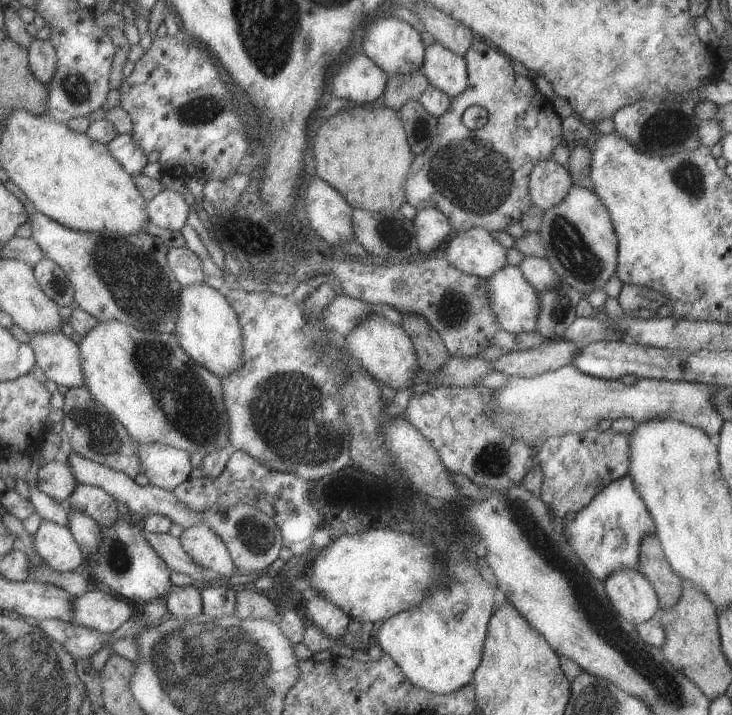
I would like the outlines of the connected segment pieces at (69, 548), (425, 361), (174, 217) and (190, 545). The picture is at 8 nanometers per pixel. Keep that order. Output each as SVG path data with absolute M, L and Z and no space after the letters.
M45 519L32 535L35 552L49 568L74 571L85 559L68 528Z
M402 314L400 327L413 342L417 366L421 371L433 374L439 368L443 368L445 362L451 360L452 355L447 352L439 334L420 316Z
M166 188L148 201L147 218L163 230L180 230L186 224L189 207L182 194Z
M205 524L184 528L178 539L185 554L201 568L213 570L223 580L233 575L235 568L227 547Z

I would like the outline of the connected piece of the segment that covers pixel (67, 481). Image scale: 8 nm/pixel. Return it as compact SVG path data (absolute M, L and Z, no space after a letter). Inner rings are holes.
M52 460L43 463L36 473L36 486L55 502L63 502L72 493L76 482L67 466L67 461Z

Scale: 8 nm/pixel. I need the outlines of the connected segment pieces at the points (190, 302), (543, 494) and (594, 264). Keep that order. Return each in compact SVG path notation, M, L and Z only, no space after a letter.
M205 284L182 286L179 290L179 308L173 330L181 350L216 374L219 378L227 376L243 364L243 334L235 310L229 306L223 292Z
M597 427L581 432L569 432L546 438L537 451L537 461L541 468L543 483L539 498L550 511L551 517L564 518L565 514L577 512L609 482L629 474L629 434L613 432L611 429L599 431Z
M573 185L557 206L542 212L538 233L544 244L547 264L561 281L579 294L603 290L617 268L617 236L603 202L594 192Z

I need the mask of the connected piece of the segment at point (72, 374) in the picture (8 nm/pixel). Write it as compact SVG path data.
M55 330L45 334L35 332L28 337L35 363L47 380L65 388L84 386L83 370L79 368L79 348L72 339Z

